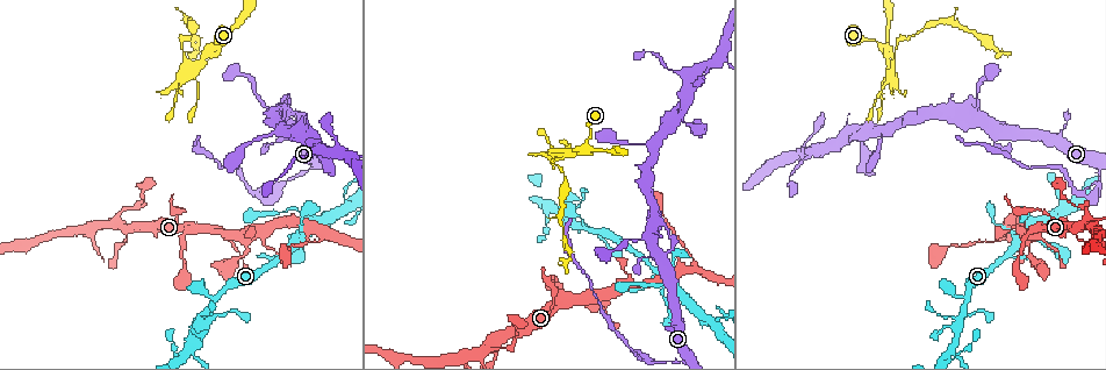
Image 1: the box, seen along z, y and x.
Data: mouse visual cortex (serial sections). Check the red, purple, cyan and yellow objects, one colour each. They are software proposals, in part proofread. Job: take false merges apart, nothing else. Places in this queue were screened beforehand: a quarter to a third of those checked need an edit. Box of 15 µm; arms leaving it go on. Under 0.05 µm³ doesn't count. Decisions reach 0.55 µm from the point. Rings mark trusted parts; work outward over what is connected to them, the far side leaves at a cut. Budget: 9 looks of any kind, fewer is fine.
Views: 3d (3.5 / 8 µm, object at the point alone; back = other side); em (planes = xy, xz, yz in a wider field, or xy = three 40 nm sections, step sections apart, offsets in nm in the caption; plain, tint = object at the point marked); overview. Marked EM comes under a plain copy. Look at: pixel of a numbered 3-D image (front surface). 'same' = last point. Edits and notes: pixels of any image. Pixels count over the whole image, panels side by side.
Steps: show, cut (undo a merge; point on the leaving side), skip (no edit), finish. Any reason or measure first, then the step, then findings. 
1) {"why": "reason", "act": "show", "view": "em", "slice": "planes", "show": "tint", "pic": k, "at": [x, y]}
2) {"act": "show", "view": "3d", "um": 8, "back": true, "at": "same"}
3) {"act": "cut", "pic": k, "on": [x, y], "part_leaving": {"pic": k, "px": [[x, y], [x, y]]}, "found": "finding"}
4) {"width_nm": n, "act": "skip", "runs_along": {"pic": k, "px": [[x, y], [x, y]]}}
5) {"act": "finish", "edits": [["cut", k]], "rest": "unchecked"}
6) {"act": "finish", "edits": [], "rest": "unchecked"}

{"why": "arms part here", "act": "show", "view": "3d", "um": 8, "pic": 1, "at": [894, 76]}

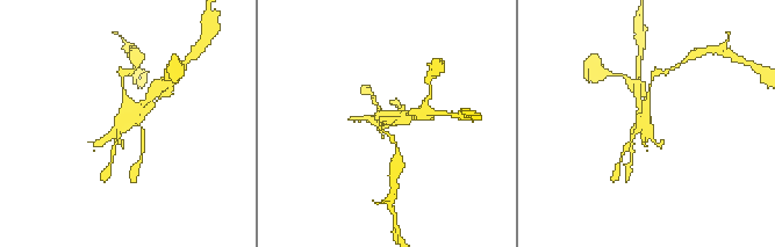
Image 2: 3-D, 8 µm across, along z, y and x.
{"act": "show", "view": "em", "slice": "xy", "step": 1, "show": "tint", "pic": 2, "at": [647, 120]}

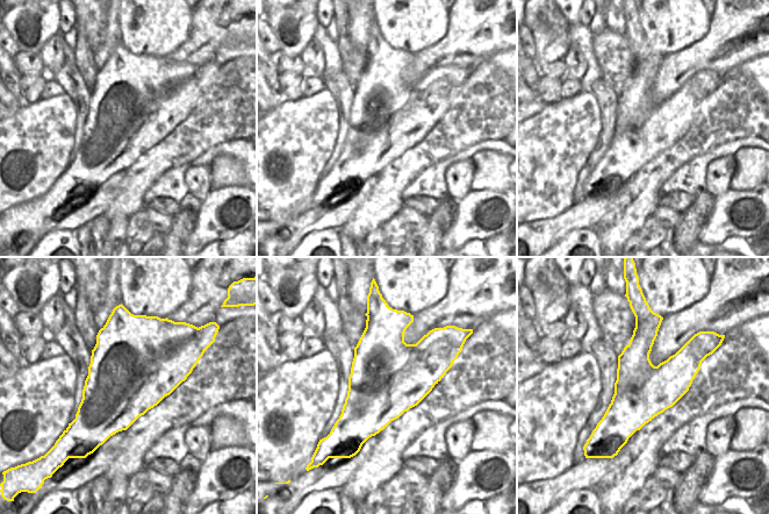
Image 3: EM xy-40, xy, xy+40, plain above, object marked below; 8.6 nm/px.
{"act": "skip", "runs_along": {"pic": 2, "px": [[151, 99], [130, 121], [121, 86]]}, "found": "continuous, no second cell"}

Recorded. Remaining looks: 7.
{"why": "thin neck", "act": "show", "view": "3d", "um": 3.5, "pic": 1, "at": [1037, 208]}

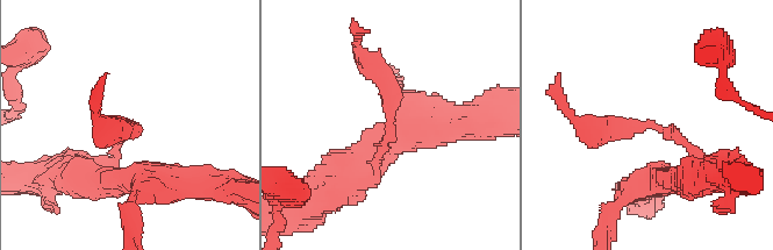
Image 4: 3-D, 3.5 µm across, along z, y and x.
{"act": "show", "view": "em", "slice": "planes", "show": "tint", "pic": 4, "at": [655, 122]}

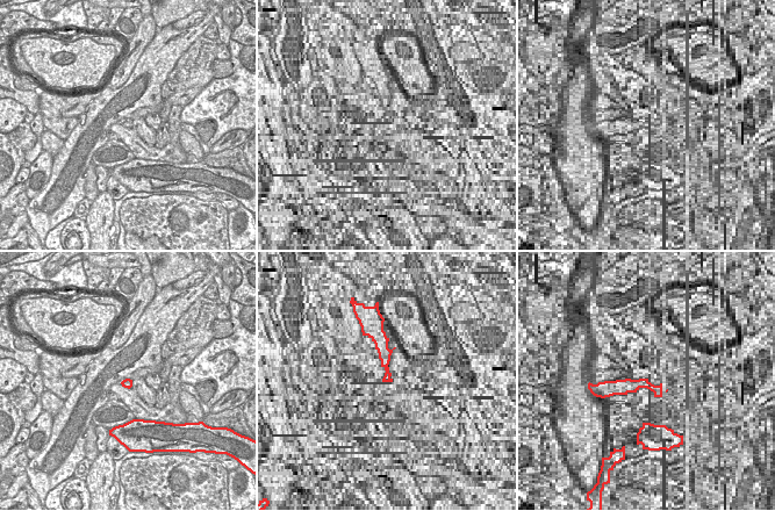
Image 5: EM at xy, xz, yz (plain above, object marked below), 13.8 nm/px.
{"width_nm": 130, "act": "cut", "pic": 4, "on": [617, 127], "part_leaving": {"pic": 4, "px": [[655, 123], [598, 130], [562, 102]]}, "found": "a second cell is stuck on"}

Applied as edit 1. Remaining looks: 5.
{"why": "sharp bend", "act": "show", "view": "em", "slice": "xy", "step": 1, "show": "tint", "pic": 1, "at": [629, 275]}

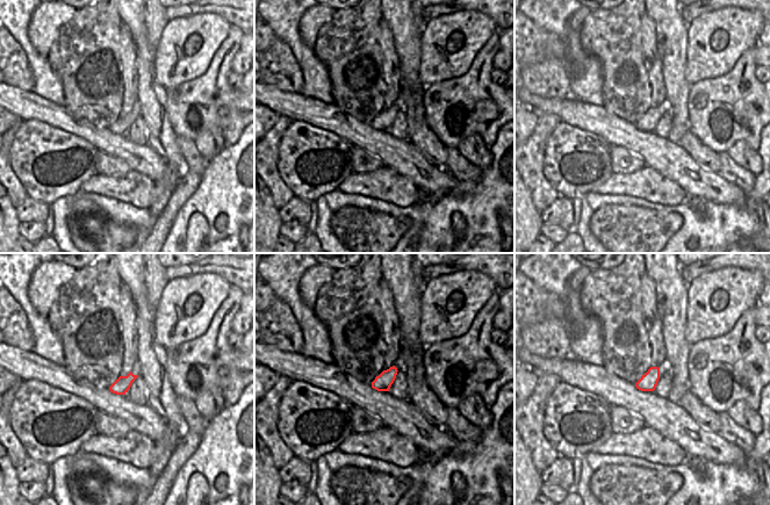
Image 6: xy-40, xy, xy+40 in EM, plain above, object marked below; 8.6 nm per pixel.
{"why": "see where the arms go", "act": "show", "view": "3d", "um": 3.5, "at": "same"}

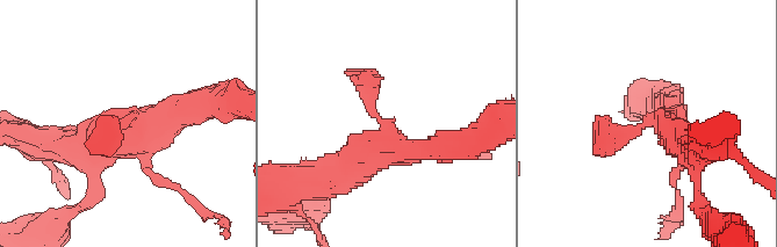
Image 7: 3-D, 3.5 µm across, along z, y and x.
{"width_nm": 140, "act": "skip", "runs_along": {"pic": 7, "px": [[349, 173], [391, 150], [349, 72]]}, "found": "all the same cell"}

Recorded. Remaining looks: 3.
{"why": "narrows sharply", "act": "show", "view": "3d", "um": 3.5, "back": true, "pic": 1, "at": [1084, 196]}

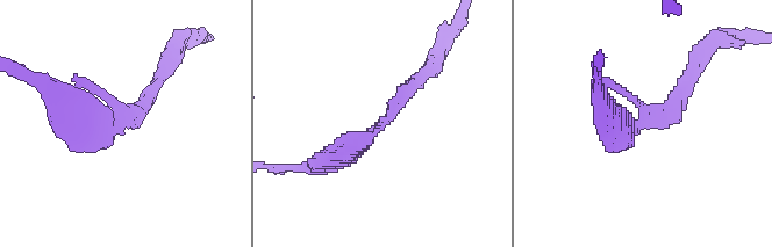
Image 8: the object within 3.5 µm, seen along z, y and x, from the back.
{"arm_widths_nm": [200, 300], "act": "show", "view": "em", "slice": "planes", "show": "tint", "pic": 8, "at": [376, 127]}

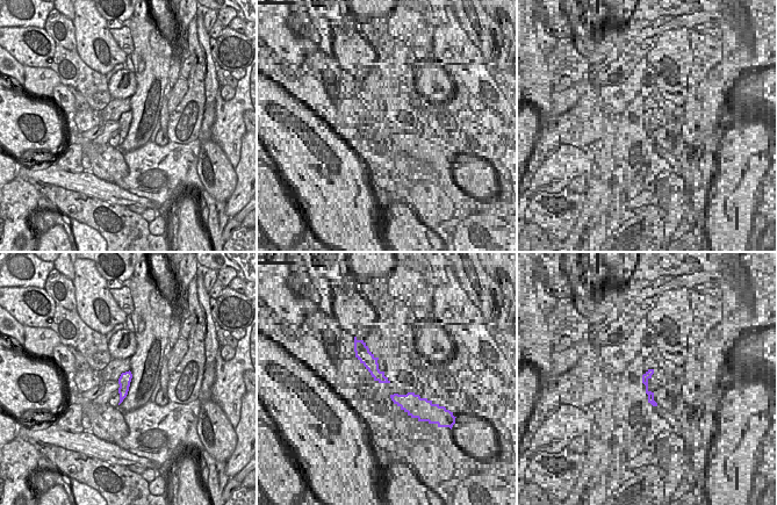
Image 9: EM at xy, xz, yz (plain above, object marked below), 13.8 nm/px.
{"why": "another direction", "act": "show", "view": "em", "slice": "xy", "step": 3, "show": "tint", "at": "same"}

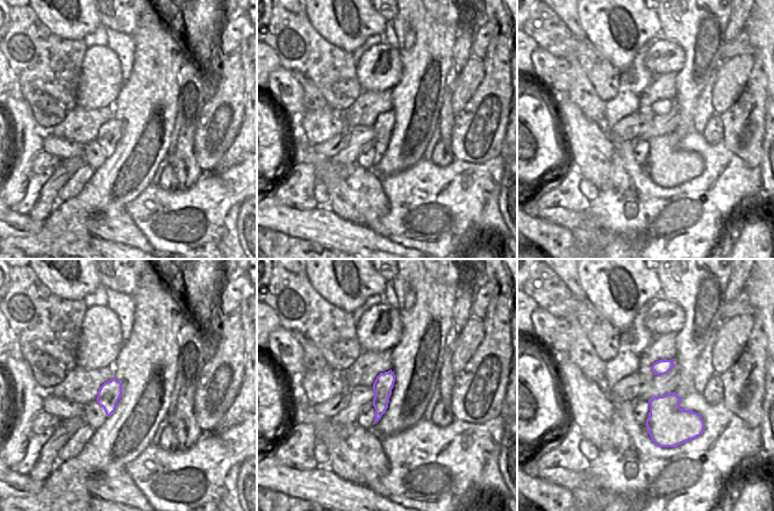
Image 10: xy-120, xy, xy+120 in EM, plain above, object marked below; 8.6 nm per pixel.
{"width_nm": 170, "act": "cut", "pic": 8, "on": [673, 120], "part_leaving": {"pic": 8, "px": [[635, 122], [663, 115], [701, 58]]}, "found": "a second cell is stuck on"}

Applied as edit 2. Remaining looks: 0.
{"act": "finish", "edits": [["cut", 4], ["cut", 8]], "rest": "unchecked"}

